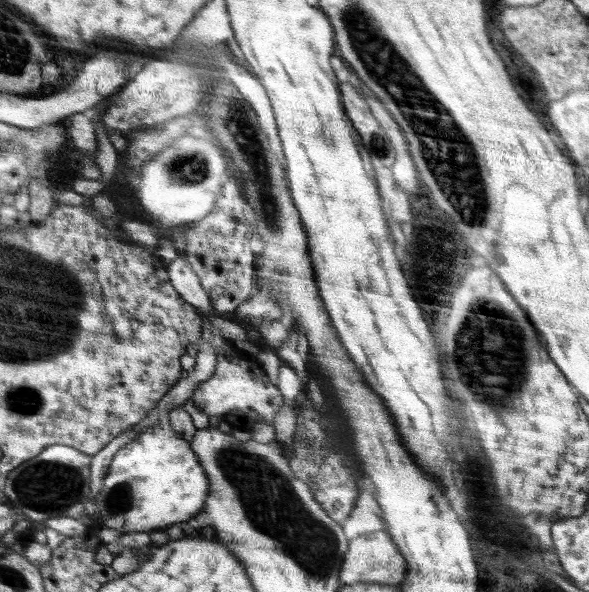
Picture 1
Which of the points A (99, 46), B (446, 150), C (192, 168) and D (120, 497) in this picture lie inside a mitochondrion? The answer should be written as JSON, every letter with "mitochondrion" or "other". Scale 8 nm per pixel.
{"A":"other","B":"mitochondrion","C":"mitochondrion","D":"mitochondrion"}

